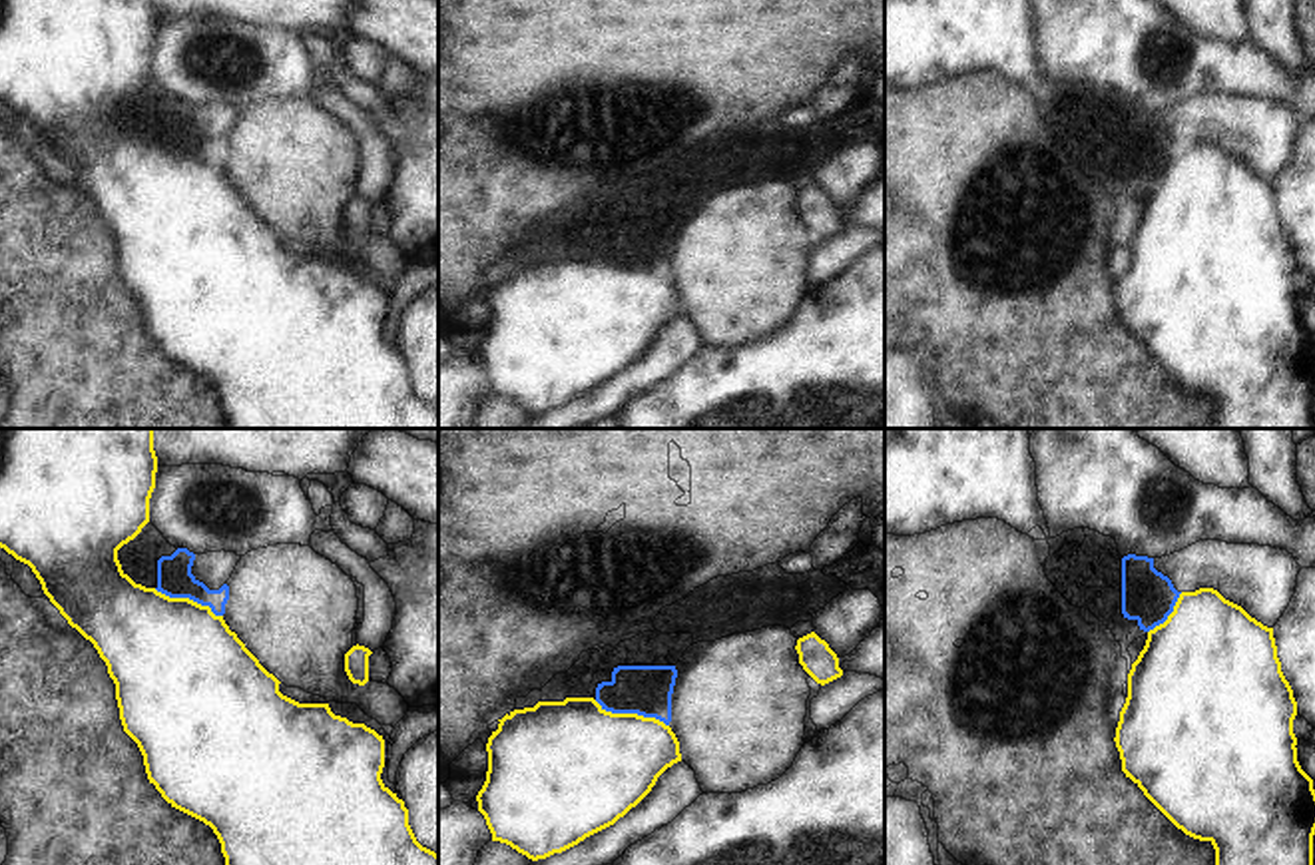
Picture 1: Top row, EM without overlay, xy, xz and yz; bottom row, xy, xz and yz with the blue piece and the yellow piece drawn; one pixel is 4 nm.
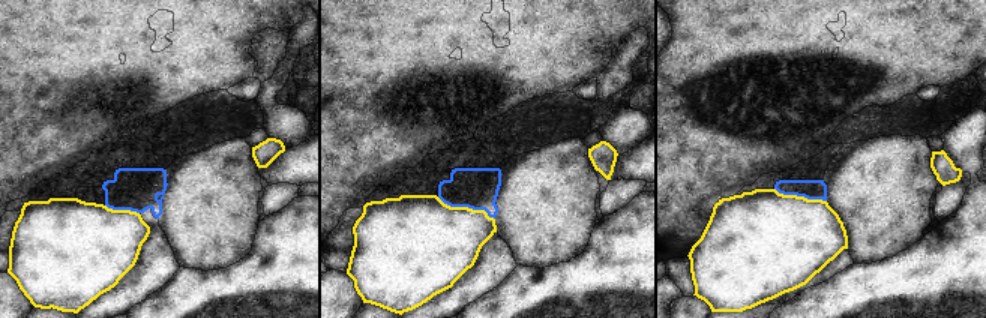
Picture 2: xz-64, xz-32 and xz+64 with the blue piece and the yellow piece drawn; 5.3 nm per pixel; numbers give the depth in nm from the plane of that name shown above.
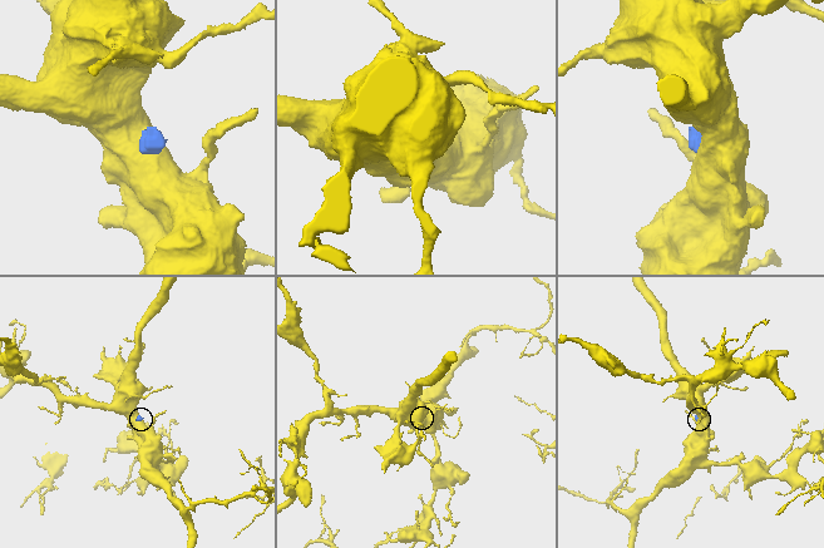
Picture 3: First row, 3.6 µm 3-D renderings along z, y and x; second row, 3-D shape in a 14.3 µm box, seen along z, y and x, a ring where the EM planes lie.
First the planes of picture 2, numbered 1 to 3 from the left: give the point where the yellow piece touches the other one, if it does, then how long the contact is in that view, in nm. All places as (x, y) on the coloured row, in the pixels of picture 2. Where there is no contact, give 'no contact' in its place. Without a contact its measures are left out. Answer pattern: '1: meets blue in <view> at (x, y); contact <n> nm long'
1: meets blue in xz-64 at (122, 209); contact 190 nm long
2: meets blue in xz-32 at (465, 206); contact 340 nm long
3: meets blue in xz+64 at (800, 195); contact 280 nm long

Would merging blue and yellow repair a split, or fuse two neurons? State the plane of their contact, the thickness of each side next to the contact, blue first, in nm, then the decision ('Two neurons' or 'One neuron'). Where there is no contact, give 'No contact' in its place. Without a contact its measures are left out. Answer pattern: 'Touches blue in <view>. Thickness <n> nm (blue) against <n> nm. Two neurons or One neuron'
Touches blue in xz. Thickness 200 nm (blue) against 440 nm. One neuron

